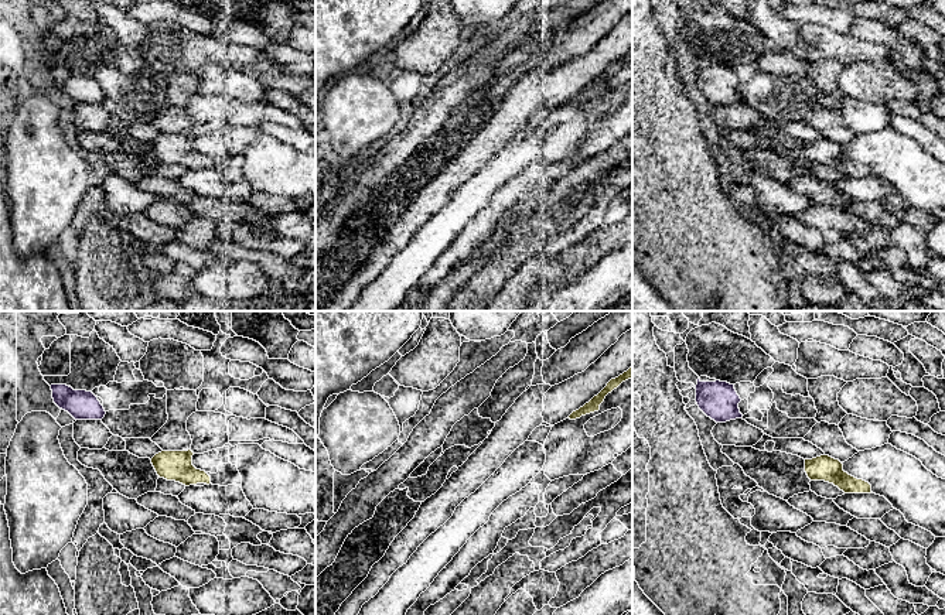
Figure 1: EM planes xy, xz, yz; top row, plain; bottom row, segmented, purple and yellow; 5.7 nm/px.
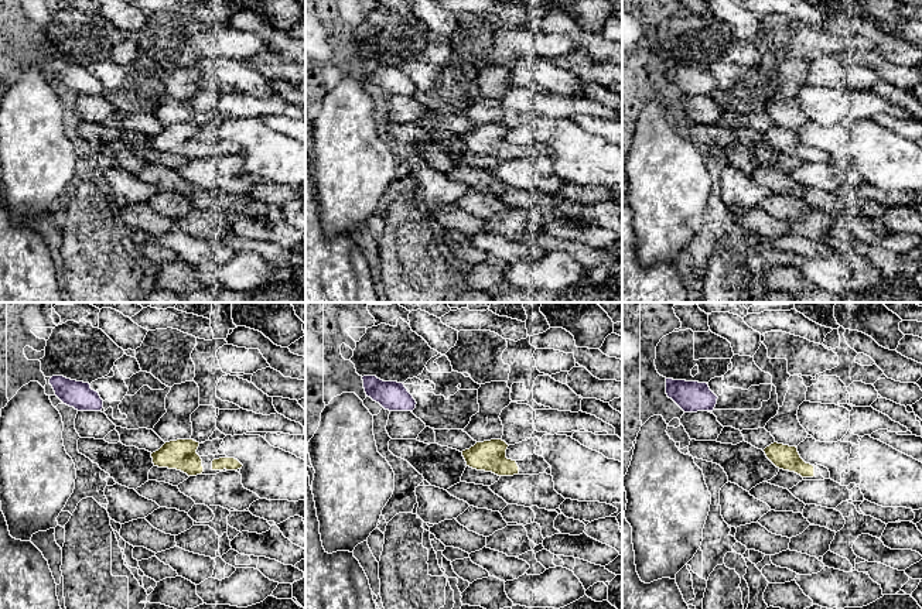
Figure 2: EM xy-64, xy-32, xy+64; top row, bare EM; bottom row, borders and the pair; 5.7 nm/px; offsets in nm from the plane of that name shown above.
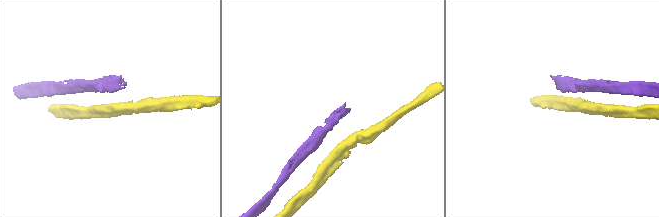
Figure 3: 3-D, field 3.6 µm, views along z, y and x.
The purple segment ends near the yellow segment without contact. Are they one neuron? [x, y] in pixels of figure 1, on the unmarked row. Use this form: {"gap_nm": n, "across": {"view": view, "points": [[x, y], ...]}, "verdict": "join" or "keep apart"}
{"gap_nm": 360, "across": {"view": "xy", "points": [[103, 99], [152, 142]]}, "verdict": "keep apart"}

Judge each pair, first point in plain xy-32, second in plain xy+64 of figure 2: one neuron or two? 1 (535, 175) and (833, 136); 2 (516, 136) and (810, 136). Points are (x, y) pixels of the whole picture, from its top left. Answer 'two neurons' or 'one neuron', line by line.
1: two neurons
2: one neuron

